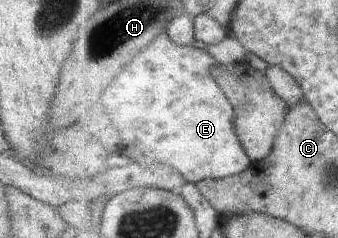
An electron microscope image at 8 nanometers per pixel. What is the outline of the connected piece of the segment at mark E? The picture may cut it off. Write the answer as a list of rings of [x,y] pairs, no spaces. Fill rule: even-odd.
[[[165,30],[155,39],[155,43],[153,43],[149,49],[143,51],[143,55],[139,55],[139,59],[135,59],[135,61],[123,71],[123,75],[121,75],[119,79],[113,81],[113,87],[109,87],[109,91],[105,93],[105,103],[107,103],[107,107],[111,109],[117,127],[125,133],[125,145],[127,145],[127,151],[125,151],[125,153],[127,153],[129,157],[133,157],[133,161],[141,161],[141,163],[147,163],[147,165],[149,165],[149,163],[169,163],[169,165],[177,167],[177,169],[185,175],[184,178],[187,179],[187,181],[197,181],[197,183],[200,182],[201,179],[212,180],[219,177],[227,178],[251,170],[249,167],[255,163],[251,163],[250,155],[236,132],[236,115],[235,109],[233,109],[233,103],[229,101],[229,96],[226,91],[219,86],[219,83],[213,78],[213,73],[211,73],[213,65],[217,64],[219,64],[218,59],[214,59],[211,52],[207,51],[203,46],[187,47],[179,45],[171,39],[168,30]]]

